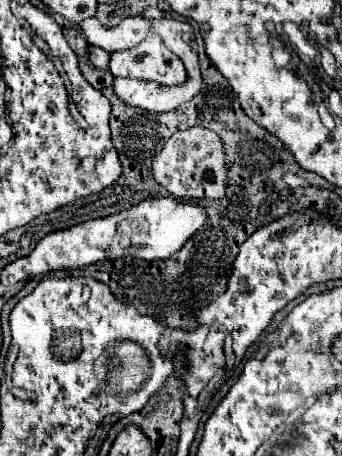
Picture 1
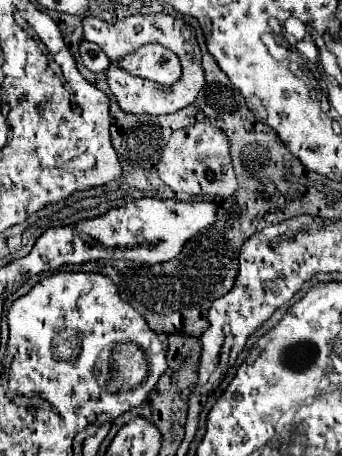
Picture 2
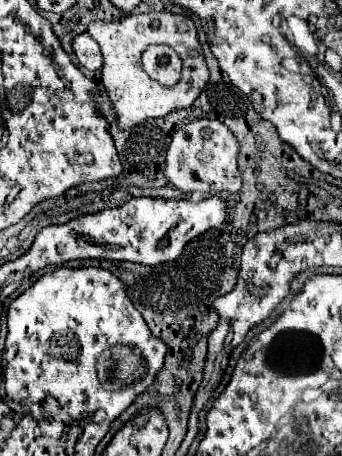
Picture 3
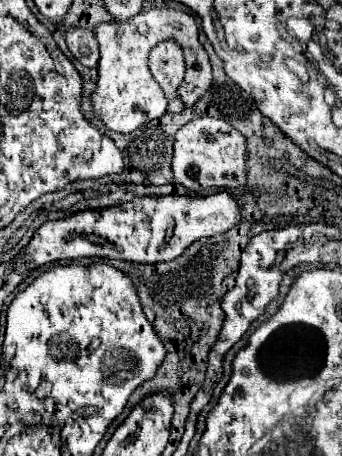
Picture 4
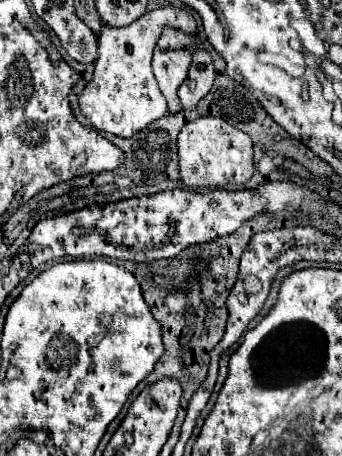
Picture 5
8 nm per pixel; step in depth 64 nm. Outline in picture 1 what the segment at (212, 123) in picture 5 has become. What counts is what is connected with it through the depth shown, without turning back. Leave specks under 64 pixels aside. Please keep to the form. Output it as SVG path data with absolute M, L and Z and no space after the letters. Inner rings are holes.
M190 128L186 132L176 132L166 140L166 150L160 150L160 156L152 160L154 180L166 188L174 198L222 198L226 188L226 168L224 168L224 146L216 132L208 128Z

